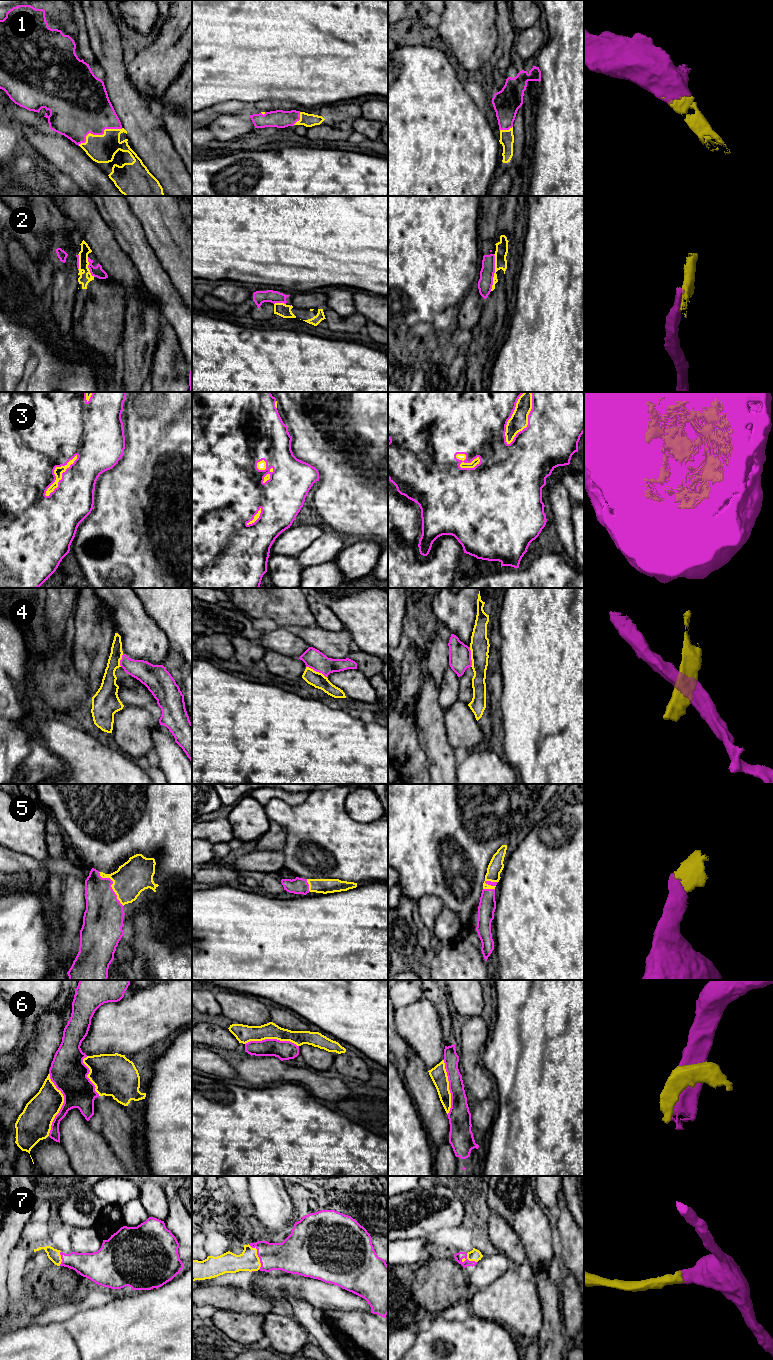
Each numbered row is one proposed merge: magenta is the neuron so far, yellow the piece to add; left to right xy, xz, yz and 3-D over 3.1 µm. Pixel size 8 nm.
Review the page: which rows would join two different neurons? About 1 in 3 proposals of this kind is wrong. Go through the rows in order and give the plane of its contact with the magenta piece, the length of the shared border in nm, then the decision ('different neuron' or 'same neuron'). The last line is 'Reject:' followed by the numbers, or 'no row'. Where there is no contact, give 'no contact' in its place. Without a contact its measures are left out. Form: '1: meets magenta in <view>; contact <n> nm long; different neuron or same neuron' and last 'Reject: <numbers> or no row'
1: meets magenta in xy; contact 380 nm long; same neuron
2: meets magenta in yz; contact 300 nm long; different neuron
3: meets magenta in yz; contact 460 nm long; same neuron
4: meets magenta in xz; contact 190 nm long; different neuron
5: meets magenta in xy; contact 340 nm long; same neuron
6: meets magenta in xy; contact 500 nm long; different neuron
7: meets magenta in xz; contact 220 nm long; same neuron
Reject: 2, 4, 6

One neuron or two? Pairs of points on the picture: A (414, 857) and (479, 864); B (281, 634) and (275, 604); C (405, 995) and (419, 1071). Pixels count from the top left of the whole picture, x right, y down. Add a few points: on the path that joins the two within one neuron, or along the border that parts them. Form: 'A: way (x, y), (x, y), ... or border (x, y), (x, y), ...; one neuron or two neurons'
A: way (431, 840), (439, 832), (452, 832), (467, 847); one neuron
B: border (278, 626), (288, 629); two neurons
C: border (410, 1047), (428, 1070); two neurons

